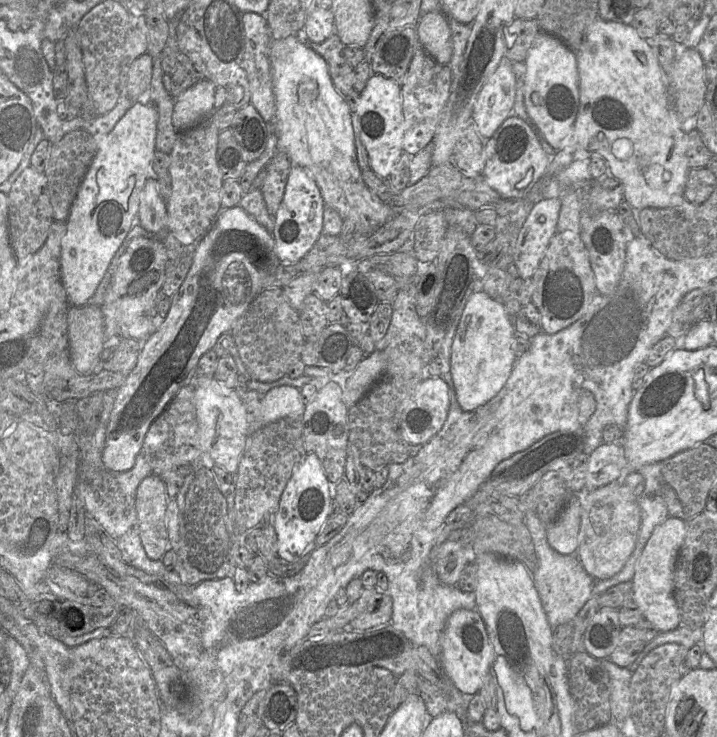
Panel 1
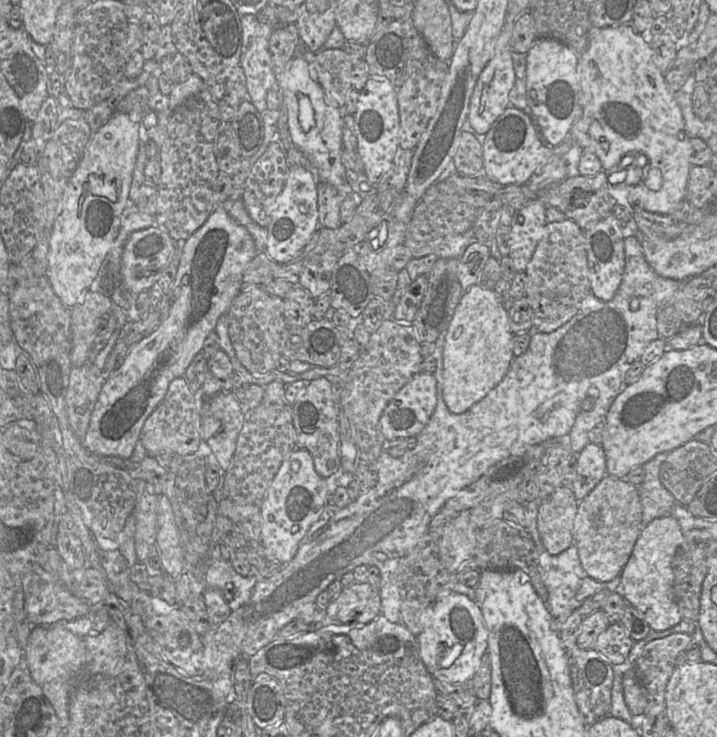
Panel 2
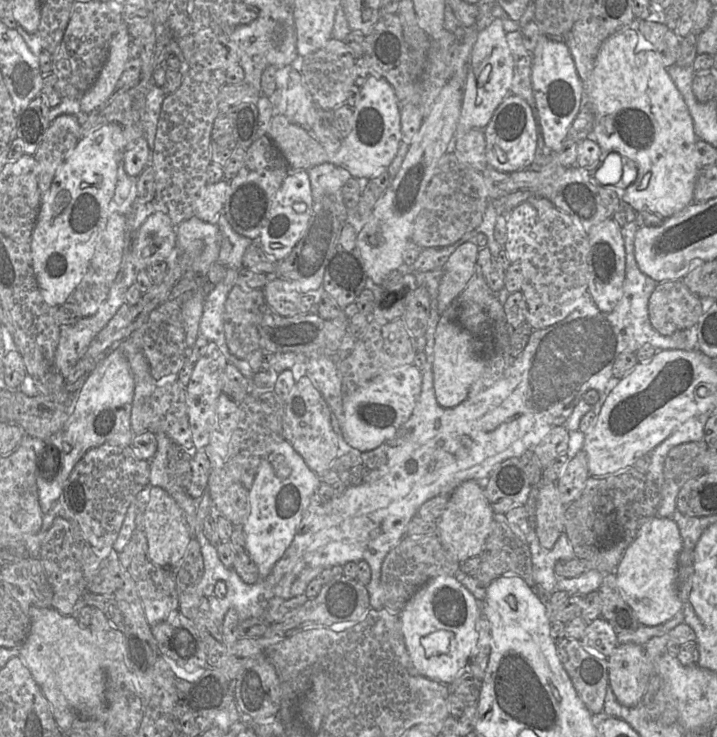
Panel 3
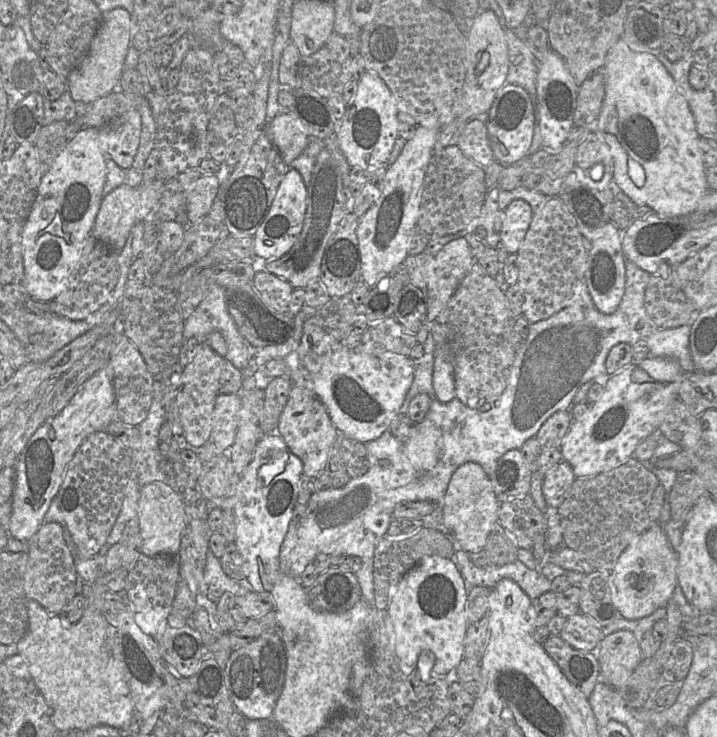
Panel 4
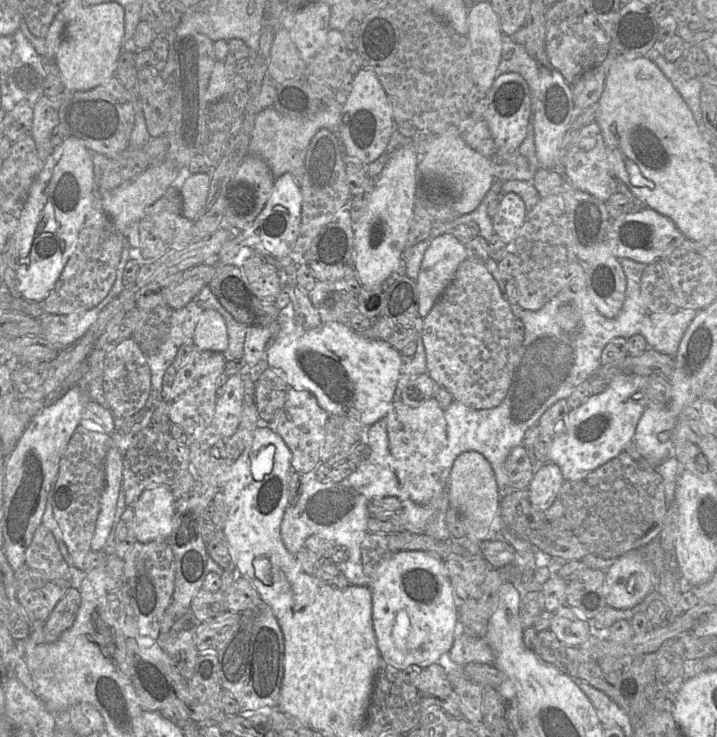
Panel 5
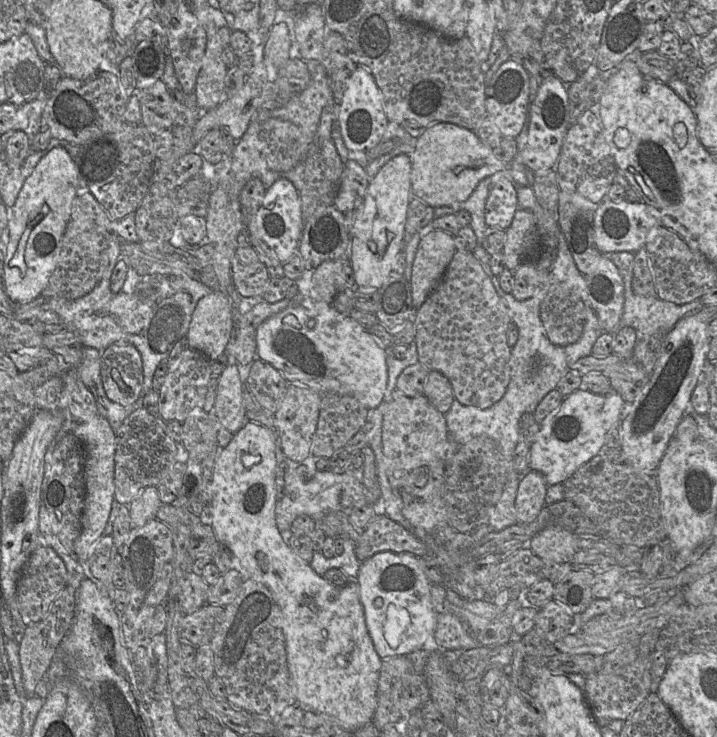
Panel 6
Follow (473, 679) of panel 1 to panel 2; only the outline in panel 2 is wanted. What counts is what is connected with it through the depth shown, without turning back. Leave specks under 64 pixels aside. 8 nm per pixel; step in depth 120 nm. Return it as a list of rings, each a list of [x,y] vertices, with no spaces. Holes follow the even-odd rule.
[[[455,592],[438,598],[422,613],[416,640],[429,674],[450,684],[470,682],[488,649],[488,631],[477,602]]]

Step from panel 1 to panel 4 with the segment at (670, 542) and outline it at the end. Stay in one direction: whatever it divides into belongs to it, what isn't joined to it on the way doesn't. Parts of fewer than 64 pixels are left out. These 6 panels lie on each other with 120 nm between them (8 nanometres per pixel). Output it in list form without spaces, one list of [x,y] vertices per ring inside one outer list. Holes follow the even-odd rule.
[[[652,525],[630,542],[610,572],[615,607],[627,619],[641,619],[665,607],[678,585],[677,567],[678,555],[670,545],[663,525]]]

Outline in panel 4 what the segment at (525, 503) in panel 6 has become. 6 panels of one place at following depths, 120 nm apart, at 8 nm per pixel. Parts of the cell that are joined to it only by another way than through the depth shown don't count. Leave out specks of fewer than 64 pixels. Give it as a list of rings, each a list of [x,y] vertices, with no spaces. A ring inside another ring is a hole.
[[[562,461],[553,467],[544,477],[542,493],[548,507],[558,509],[569,492],[576,476],[571,465]]]

